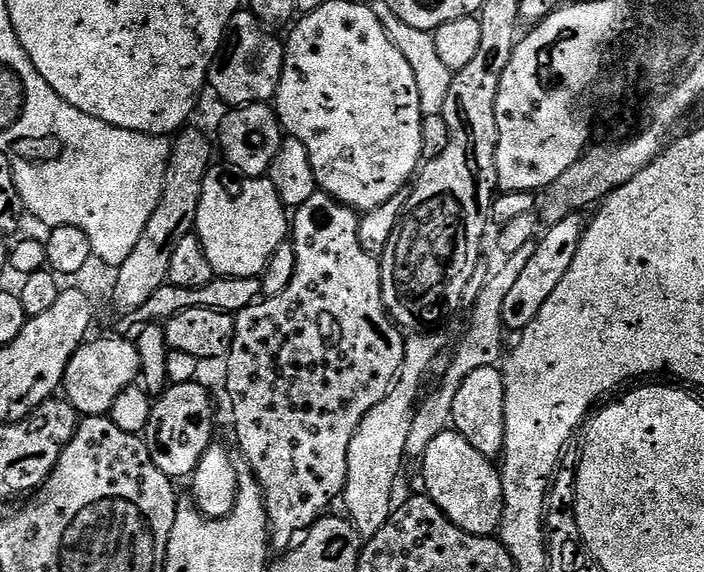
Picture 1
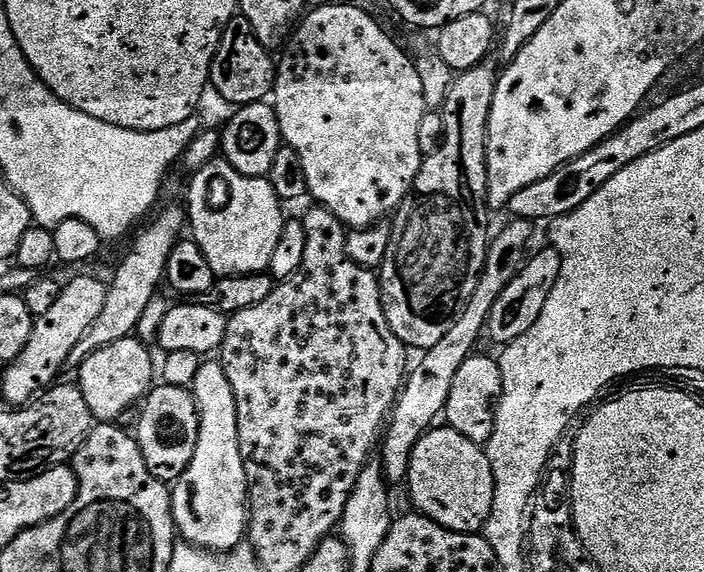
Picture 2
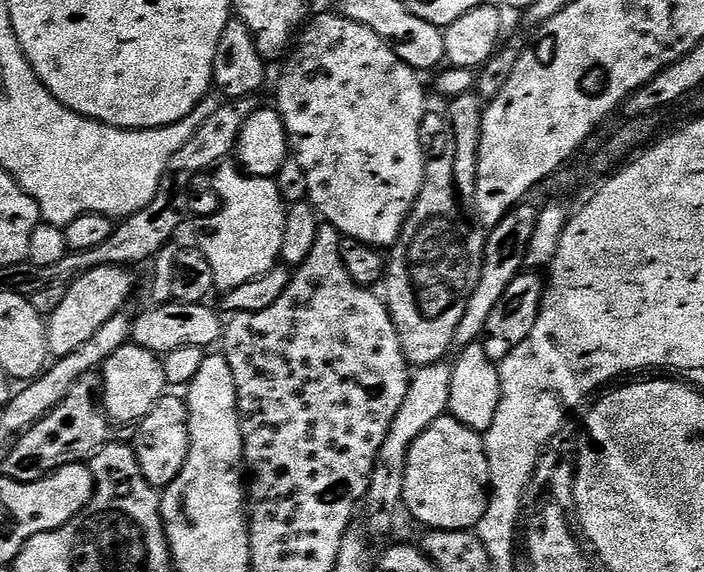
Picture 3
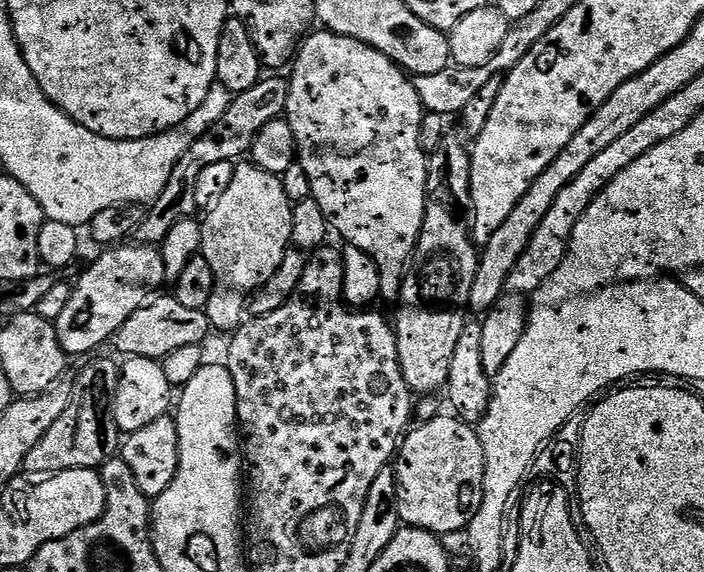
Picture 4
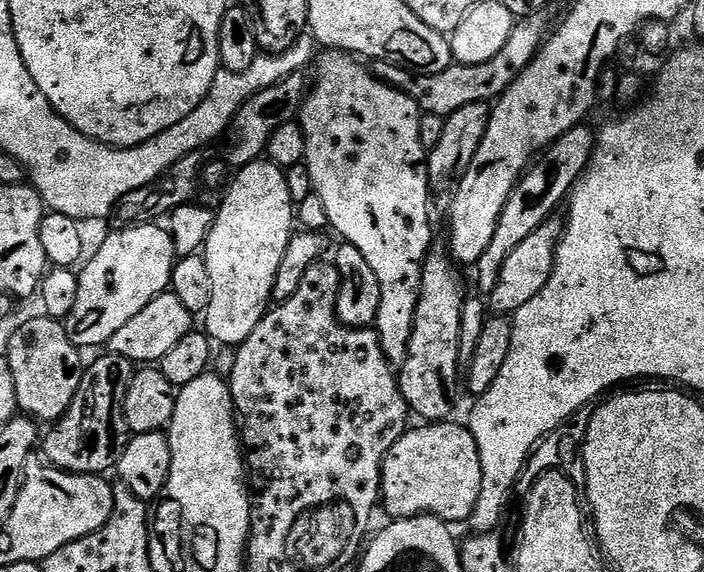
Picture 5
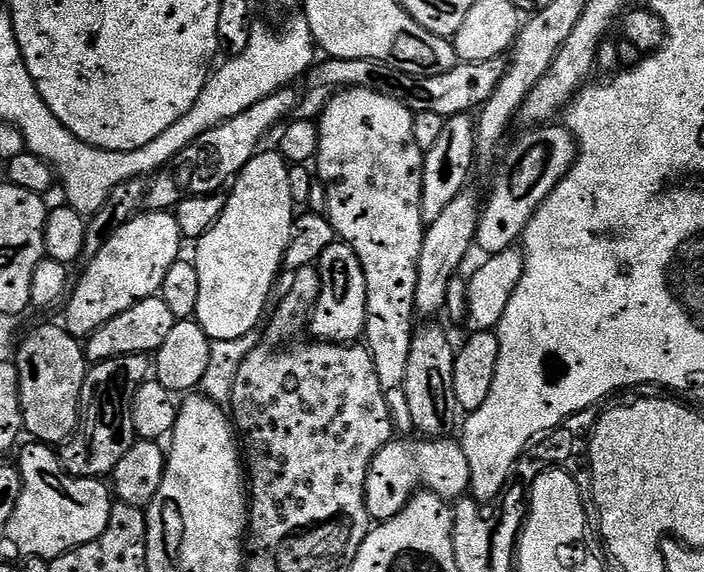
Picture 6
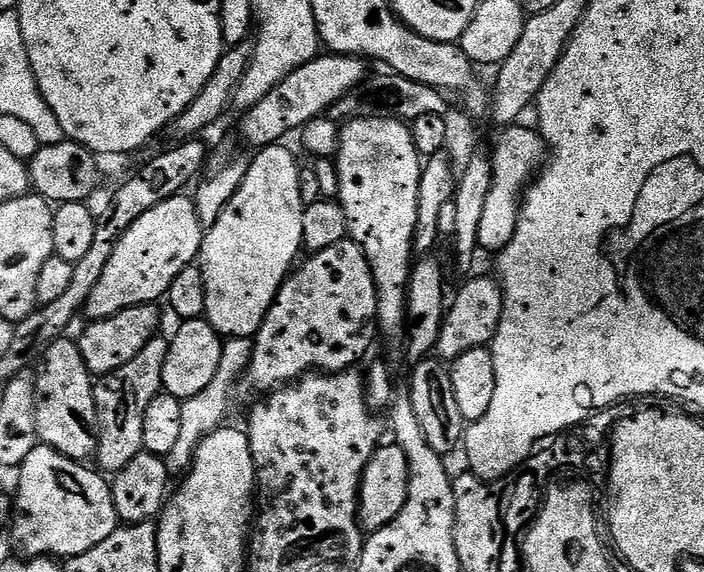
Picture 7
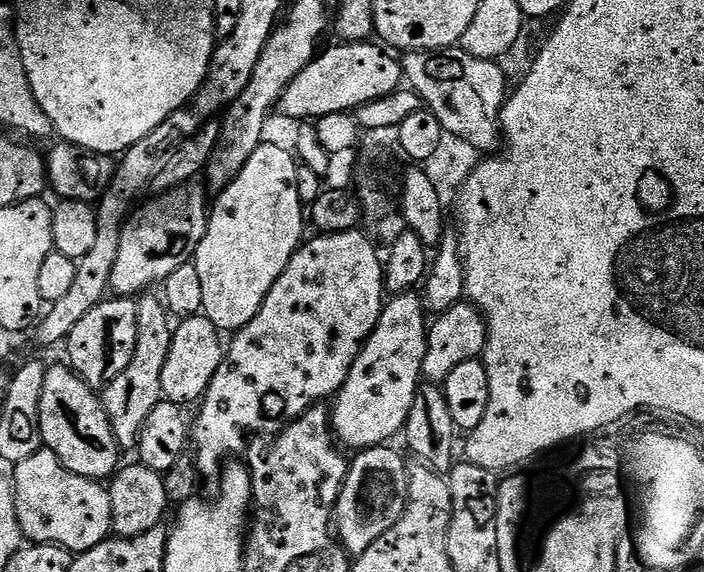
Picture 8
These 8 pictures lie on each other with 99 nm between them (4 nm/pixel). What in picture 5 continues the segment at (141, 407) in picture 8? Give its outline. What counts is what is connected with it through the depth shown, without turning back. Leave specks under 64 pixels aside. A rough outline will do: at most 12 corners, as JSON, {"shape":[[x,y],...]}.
{"shape":[[134,365],[85,367],[70,410],[45,440],[61,472],[111,473],[128,445]]}

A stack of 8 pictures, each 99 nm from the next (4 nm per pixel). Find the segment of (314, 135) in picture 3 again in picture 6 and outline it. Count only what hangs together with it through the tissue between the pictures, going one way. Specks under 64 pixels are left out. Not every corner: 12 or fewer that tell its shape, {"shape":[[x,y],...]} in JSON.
{"shape":[[345,88],[314,161],[366,274],[362,340],[395,431],[416,316],[424,153],[402,102]]}

